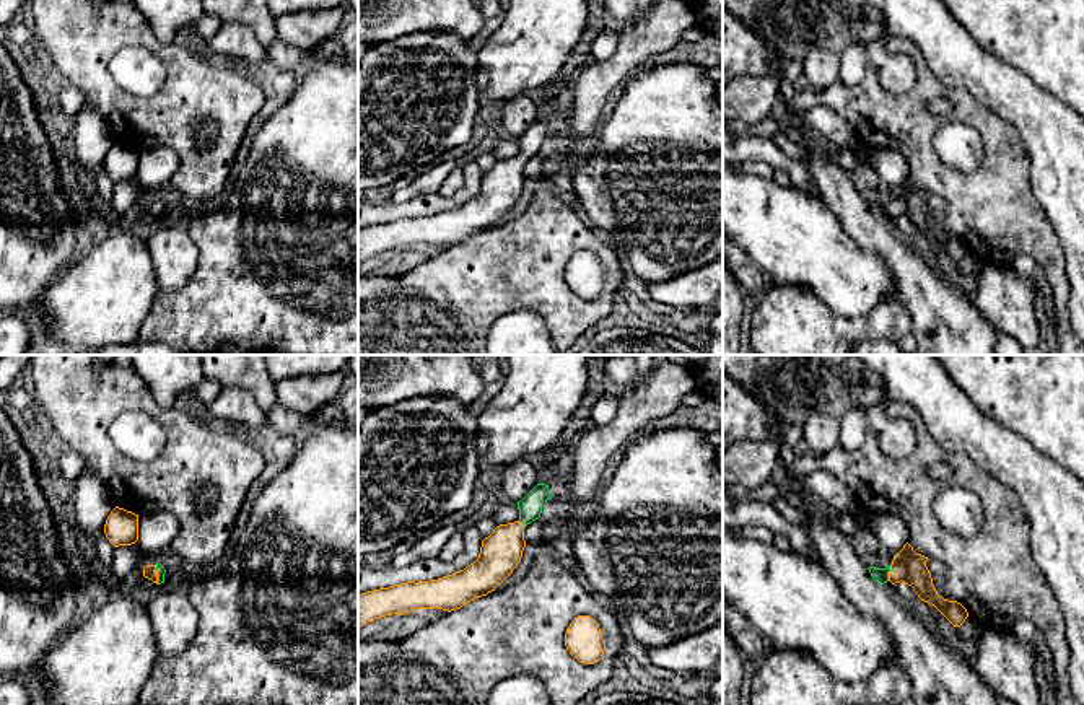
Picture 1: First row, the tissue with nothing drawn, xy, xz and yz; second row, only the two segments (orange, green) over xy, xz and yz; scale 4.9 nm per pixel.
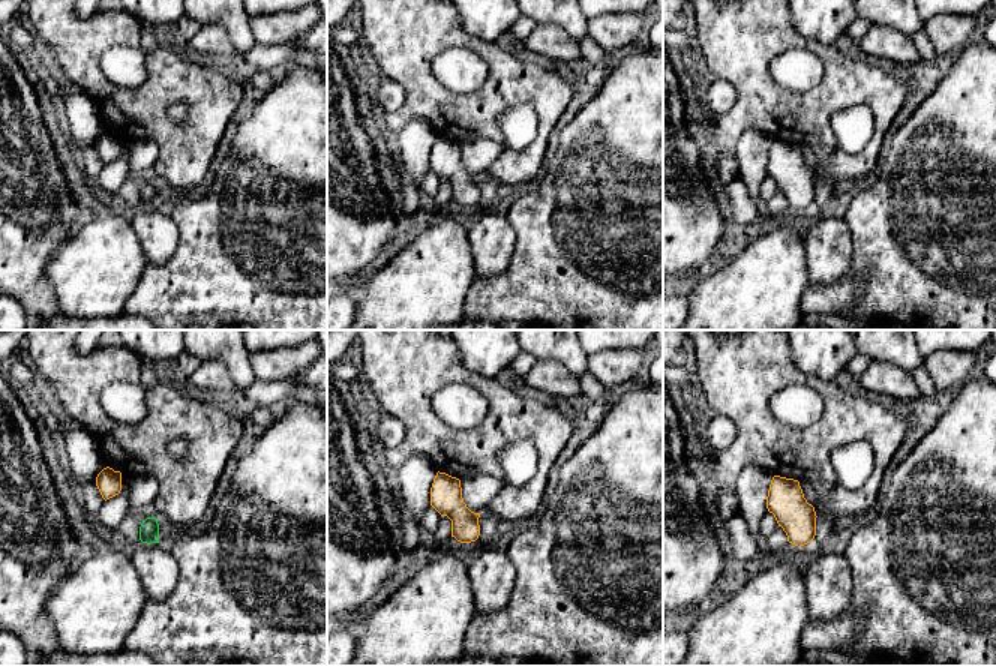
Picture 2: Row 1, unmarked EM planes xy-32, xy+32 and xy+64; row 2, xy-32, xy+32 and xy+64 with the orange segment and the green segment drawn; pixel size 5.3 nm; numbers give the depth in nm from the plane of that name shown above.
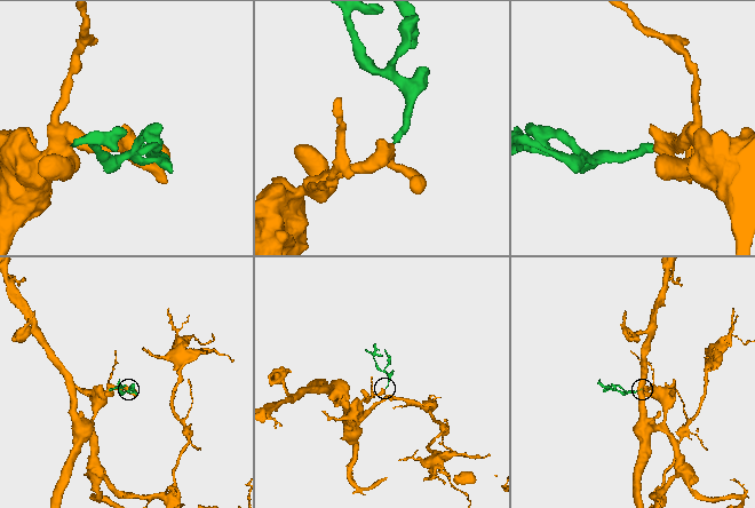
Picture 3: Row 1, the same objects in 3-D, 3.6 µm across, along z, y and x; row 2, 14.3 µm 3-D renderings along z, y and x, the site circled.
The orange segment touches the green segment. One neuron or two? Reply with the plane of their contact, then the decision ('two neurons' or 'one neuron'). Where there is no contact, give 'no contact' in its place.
meets orange in yz; one neuron

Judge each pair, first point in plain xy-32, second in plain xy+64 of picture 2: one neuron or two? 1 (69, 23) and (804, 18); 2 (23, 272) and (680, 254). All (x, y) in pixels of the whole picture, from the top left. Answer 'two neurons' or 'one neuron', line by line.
1: two neurons
2: one neuron

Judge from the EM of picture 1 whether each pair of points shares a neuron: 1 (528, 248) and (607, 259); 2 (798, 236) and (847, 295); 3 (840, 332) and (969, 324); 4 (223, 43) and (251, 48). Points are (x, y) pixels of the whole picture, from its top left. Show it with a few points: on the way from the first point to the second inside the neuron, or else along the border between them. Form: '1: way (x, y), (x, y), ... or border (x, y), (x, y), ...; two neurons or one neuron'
1: way (547, 243), (588, 243); one neuron
2: way (812, 251), (842, 280); one neuron
3: border (897, 300), (909, 313), (912, 331); two neurons
4: way (230, 43), (241, 43), (244, 46); one neuron

